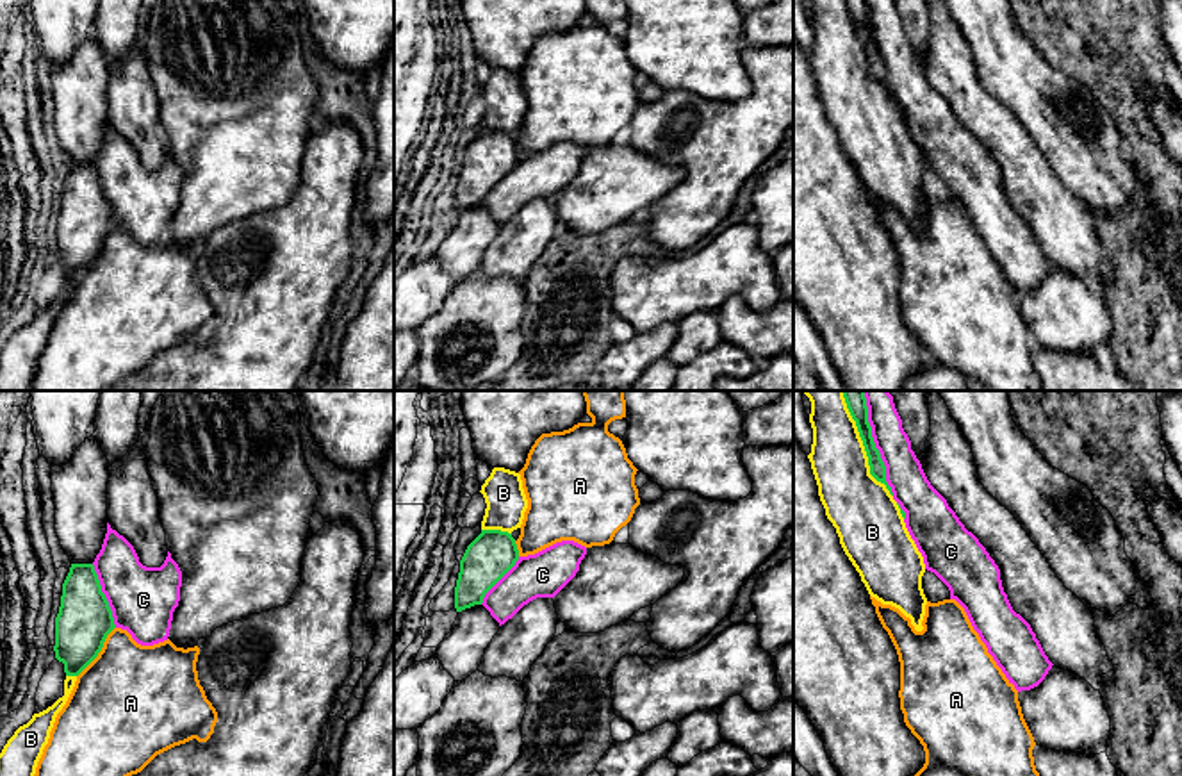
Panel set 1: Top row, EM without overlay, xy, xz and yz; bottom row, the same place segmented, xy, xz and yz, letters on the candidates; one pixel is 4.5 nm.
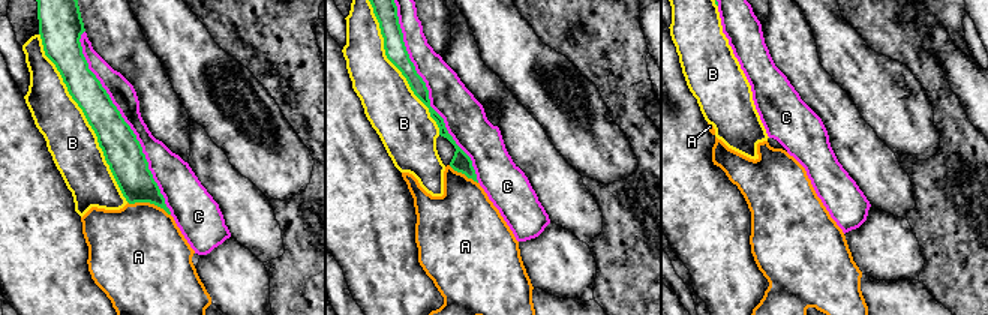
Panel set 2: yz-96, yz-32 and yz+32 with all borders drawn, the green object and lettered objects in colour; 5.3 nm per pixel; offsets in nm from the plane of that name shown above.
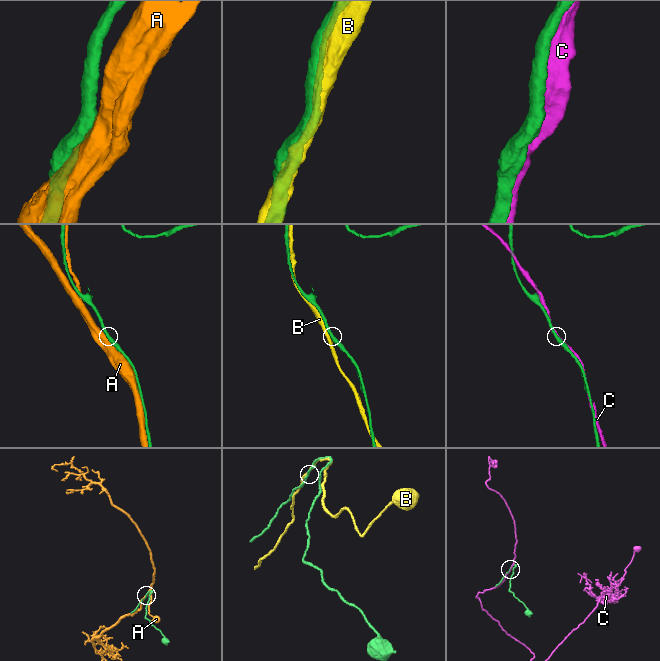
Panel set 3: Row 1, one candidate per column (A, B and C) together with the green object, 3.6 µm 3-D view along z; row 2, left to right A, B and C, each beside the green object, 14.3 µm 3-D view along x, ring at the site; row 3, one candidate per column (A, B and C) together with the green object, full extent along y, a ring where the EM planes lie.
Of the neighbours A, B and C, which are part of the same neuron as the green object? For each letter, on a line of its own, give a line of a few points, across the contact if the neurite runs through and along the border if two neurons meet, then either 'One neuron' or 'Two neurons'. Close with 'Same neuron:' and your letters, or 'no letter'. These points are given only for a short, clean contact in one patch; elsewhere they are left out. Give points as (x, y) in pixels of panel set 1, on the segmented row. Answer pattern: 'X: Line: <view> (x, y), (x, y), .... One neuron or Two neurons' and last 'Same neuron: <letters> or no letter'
A: Two neurons
B: Two neurons
C: Two neurons
Same neuron: no letter

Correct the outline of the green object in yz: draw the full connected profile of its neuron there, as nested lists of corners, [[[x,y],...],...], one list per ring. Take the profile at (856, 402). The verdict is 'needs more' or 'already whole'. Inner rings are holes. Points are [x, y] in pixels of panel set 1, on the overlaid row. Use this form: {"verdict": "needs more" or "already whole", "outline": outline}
{"verdict": "already whole", "outline": [[[843,391],[843,398],[845,398],[845,403],[847,403],[847,409],[852,419],[856,421],[859,437],[863,441],[863,446],[868,457],[870,475],[877,482],[884,483],[890,494],[893,496],[891,487],[886,482],[886,466],[872,437],[872,426],[868,423],[868,407],[866,407],[865,391]]]}

